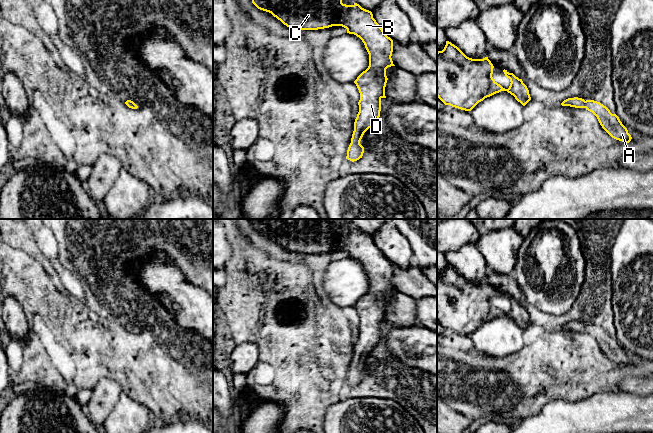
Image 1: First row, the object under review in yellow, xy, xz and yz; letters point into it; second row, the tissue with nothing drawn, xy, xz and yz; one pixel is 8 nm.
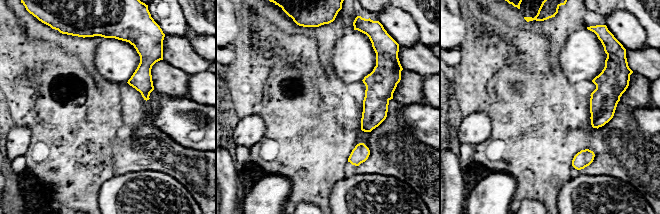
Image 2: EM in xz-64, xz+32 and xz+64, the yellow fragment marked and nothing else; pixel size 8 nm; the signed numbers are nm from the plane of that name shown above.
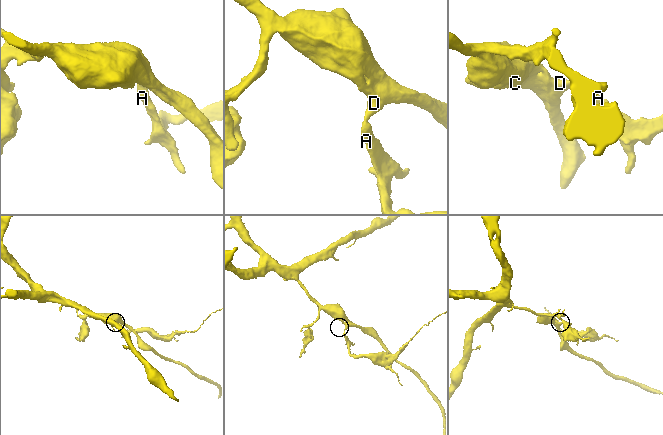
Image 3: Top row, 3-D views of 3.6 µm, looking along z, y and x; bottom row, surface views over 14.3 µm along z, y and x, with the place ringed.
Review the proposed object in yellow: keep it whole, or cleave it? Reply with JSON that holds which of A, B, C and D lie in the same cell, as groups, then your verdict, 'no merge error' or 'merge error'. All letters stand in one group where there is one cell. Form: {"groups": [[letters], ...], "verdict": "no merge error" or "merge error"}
{"groups": [["A", "B", "C", "D"]], "verdict": "no merge error"}

